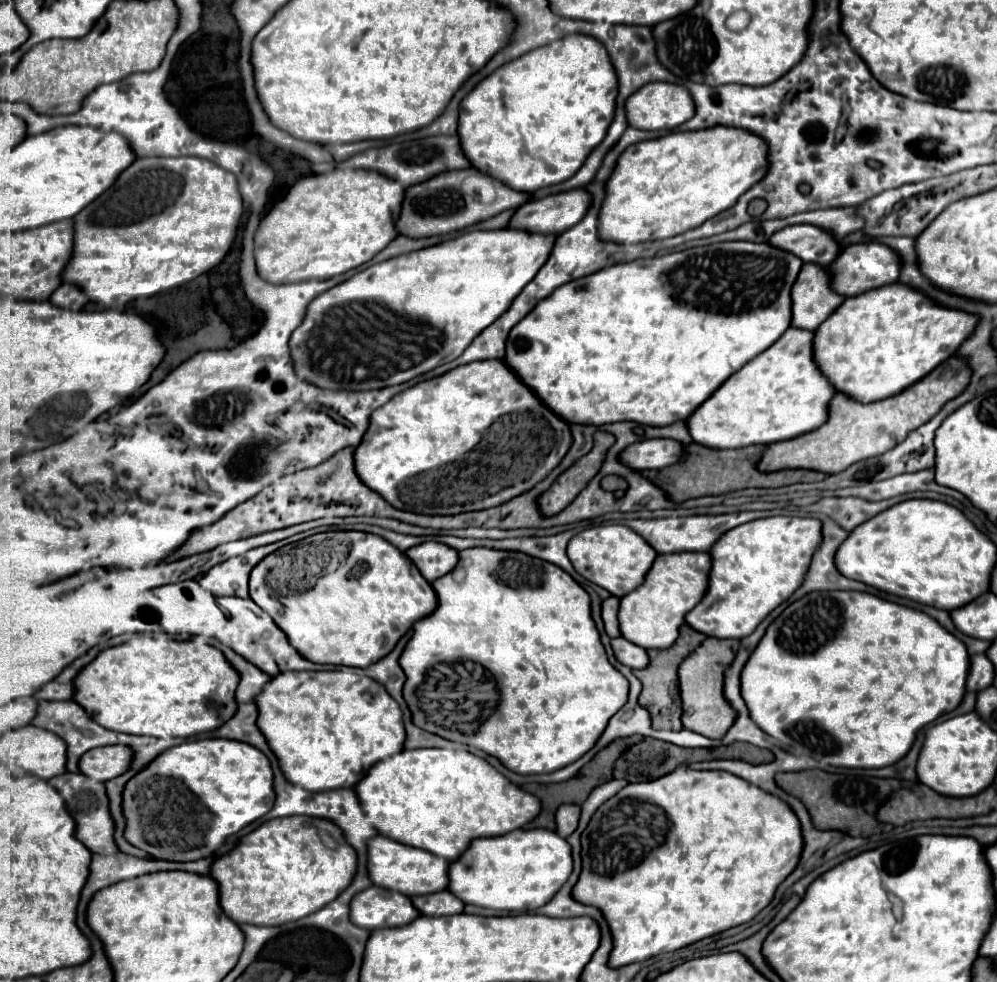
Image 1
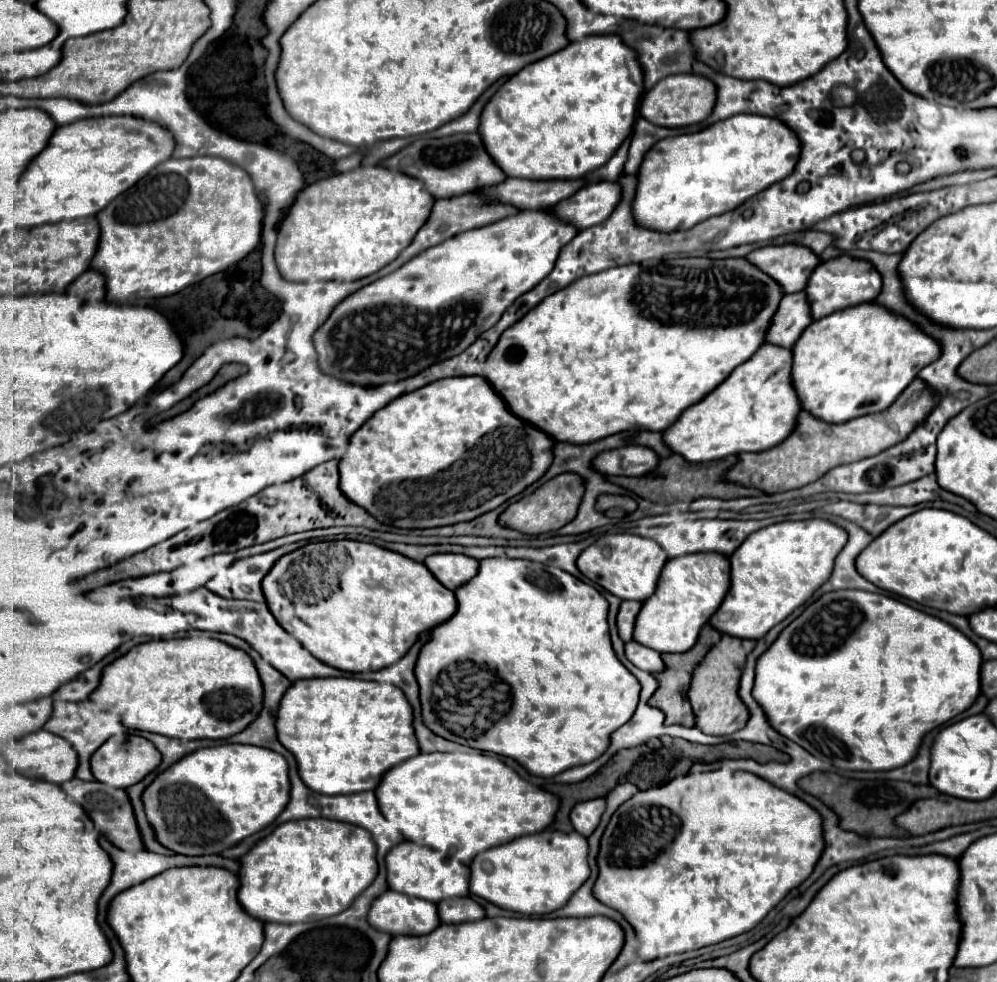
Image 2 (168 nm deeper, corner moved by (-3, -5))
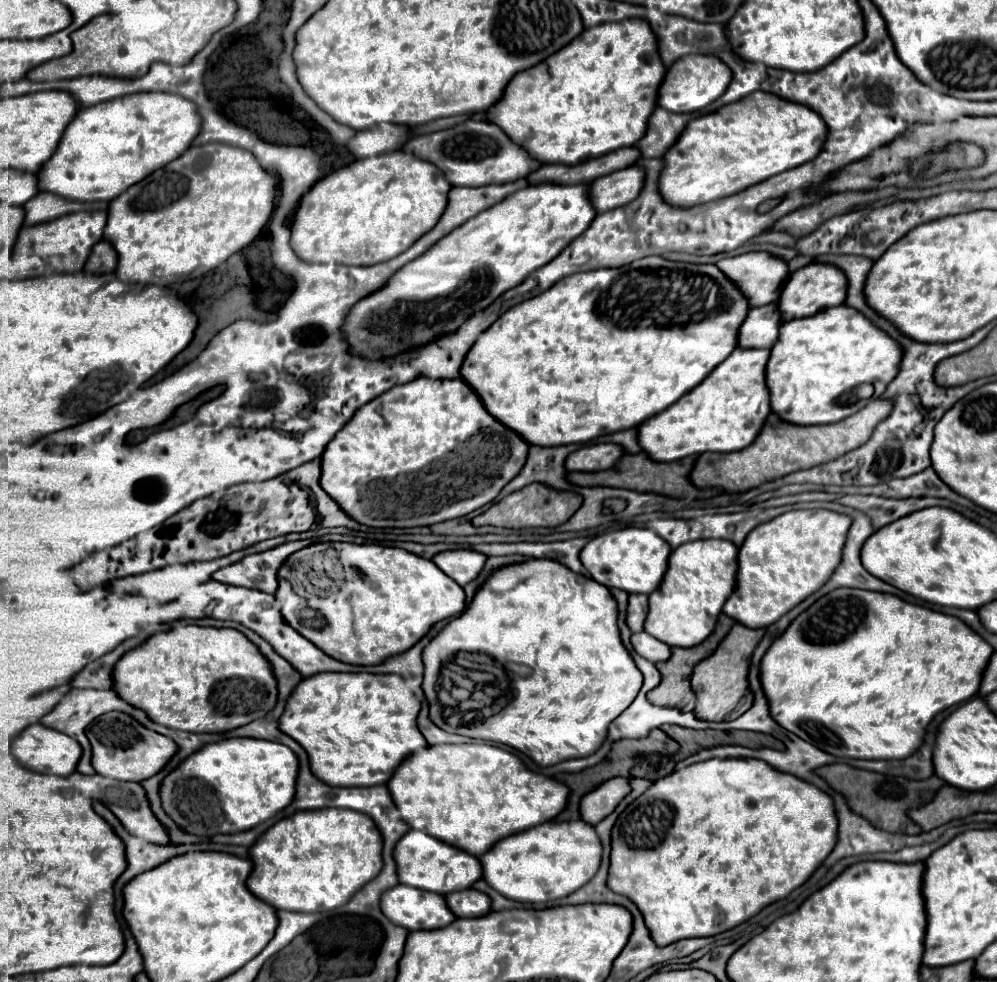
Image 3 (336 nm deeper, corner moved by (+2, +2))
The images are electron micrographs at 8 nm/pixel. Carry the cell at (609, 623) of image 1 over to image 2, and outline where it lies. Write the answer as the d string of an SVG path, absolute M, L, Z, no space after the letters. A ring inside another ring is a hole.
M621 601L619 613L617 613L617 631L625 643L633 639L633 625L635 625L635 617L637 617L639 609L641 609L641 603Z

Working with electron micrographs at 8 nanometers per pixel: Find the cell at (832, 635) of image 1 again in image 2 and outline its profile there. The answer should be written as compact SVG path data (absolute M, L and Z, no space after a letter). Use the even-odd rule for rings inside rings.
M847 589L847 591L833 591L821 595L815 603L811 603L795 621L791 621L777 637L777 641L757 659L757 669L755 669L755 685L753 685L753 699L757 699L759 707L767 713L765 717L769 719L769 725L779 731L783 737L791 739L793 743L801 745L805 751L815 755L821 761L831 763L837 769L845 771L889 771L895 767L907 765L915 755L921 745L921 739L925 733L931 729L947 723L949 719L957 717L965 709L973 705L973 701L979 695L979 669L981 669L981 653L979 649L955 627L949 623L931 617L919 609L913 609L911 605L897 601L887 595L879 593L867 593L867 591L857 591L857 589Z

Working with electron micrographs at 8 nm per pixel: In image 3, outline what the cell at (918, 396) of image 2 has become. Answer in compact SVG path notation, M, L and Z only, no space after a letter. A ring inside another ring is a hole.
M876 398L876 400L870 400L866 408L852 414L850 418L844 418L834 424L824 424L824 426L794 426L794 424L782 422L776 414L772 414L764 422L760 436L756 436L756 440L748 448L740 452L728 452L728 454L720 454L720 452L700 454L690 472L690 482L696 488L722 488L726 494L732 494L732 492L746 492L764 482L792 474L796 470L808 470L816 464L830 462L862 446L870 438L874 426L882 422L890 414L890 410L892 410L892 402Z

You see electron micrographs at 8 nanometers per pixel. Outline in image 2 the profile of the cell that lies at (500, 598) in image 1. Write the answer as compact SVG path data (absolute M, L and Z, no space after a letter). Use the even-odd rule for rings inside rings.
M491 557L491 559L479 561L477 573L479 575L475 575L469 583L463 583L455 591L455 597L457 597L455 615L451 619L447 619L445 623L437 625L431 631L429 641L421 647L421 653L419 653L419 659L415 665L415 677L417 677L419 689L421 689L419 699L421 699L423 723L433 733L437 733L439 737L445 737L449 741L455 741L455 743L461 743L461 745L467 745L467 747L473 747L479 751L511 757L519 765L523 765L531 775L539 775L539 777L553 777L569 767L591 763L609 747L611 733L631 719L631 715L635 713L635 707L639 703L639 691L641 691L639 681L621 665L621 661L613 653L611 639L609 639L609 625L607 625L609 603L595 587L579 581L577 577L573 577L553 565L539 565L539 563L525 561L525 559Z

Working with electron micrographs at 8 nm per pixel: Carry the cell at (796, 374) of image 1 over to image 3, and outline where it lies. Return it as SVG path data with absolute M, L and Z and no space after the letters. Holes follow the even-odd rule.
M736 348L704 384L698 384L688 396L672 404L672 408L660 412L660 416L644 420L638 426L640 448L644 448L650 460L674 462L702 452L736 452L752 444L770 414L764 378L768 354L770 350Z

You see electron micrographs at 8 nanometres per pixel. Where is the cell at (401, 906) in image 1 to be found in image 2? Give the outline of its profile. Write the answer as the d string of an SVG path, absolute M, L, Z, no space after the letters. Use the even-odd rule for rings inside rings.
M391 889L371 903L367 919L373 929L389 935L427 935L441 923L435 903Z

